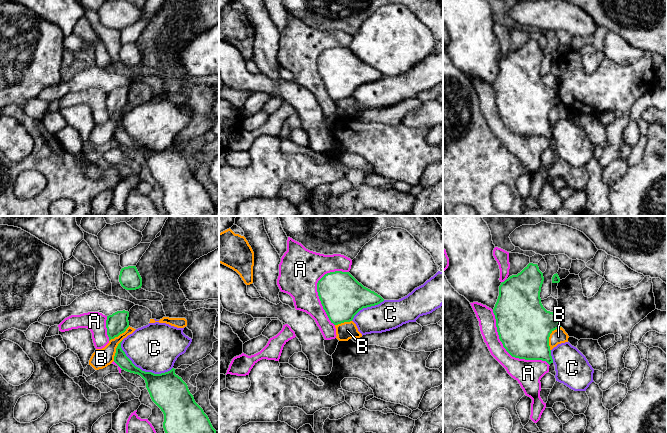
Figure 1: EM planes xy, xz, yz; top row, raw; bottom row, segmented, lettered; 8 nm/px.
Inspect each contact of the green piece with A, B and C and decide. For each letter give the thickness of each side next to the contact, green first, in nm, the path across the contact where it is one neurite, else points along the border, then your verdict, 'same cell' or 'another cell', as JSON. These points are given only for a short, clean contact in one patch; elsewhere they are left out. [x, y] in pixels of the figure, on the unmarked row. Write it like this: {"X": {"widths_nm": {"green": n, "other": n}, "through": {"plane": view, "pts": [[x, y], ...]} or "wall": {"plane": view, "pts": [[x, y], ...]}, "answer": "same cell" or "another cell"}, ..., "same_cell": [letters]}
{"A": {"widths_nm": {"green": 440, "other": 220}, "answer": "another cell"}, "B": {"widths_nm": {"green": 440, "other": 120}, "wall": {"plane": "yz", "pts": [[560, 102], [550, 110], [550, 126]]}, "answer": "another cell"}, "C": {"widths_nm": {"green": 260, "other": 380}, "answer": "another cell"}, "same_cell": []}

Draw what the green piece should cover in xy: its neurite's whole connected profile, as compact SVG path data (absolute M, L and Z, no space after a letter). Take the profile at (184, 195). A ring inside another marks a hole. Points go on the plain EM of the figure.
M121 119L116 124L114 138L122 146L138 150L145 156L152 177L164 190L167 216L214 216L216 206L195 178L187 160L175 150L176 145L161 150L142 147L126 132Z

